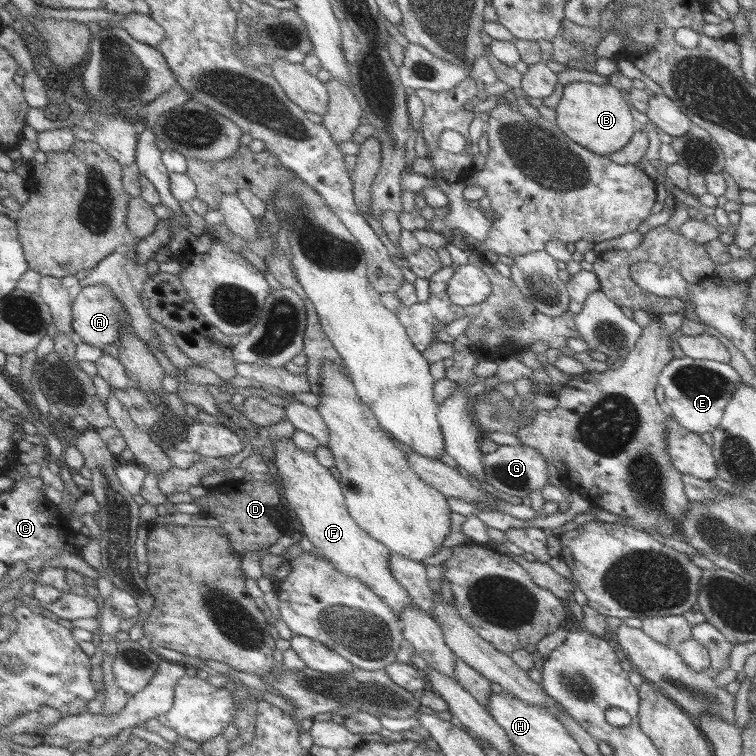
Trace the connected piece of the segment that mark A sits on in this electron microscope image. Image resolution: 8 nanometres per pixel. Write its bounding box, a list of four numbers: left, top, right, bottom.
[74,285,132,349]

